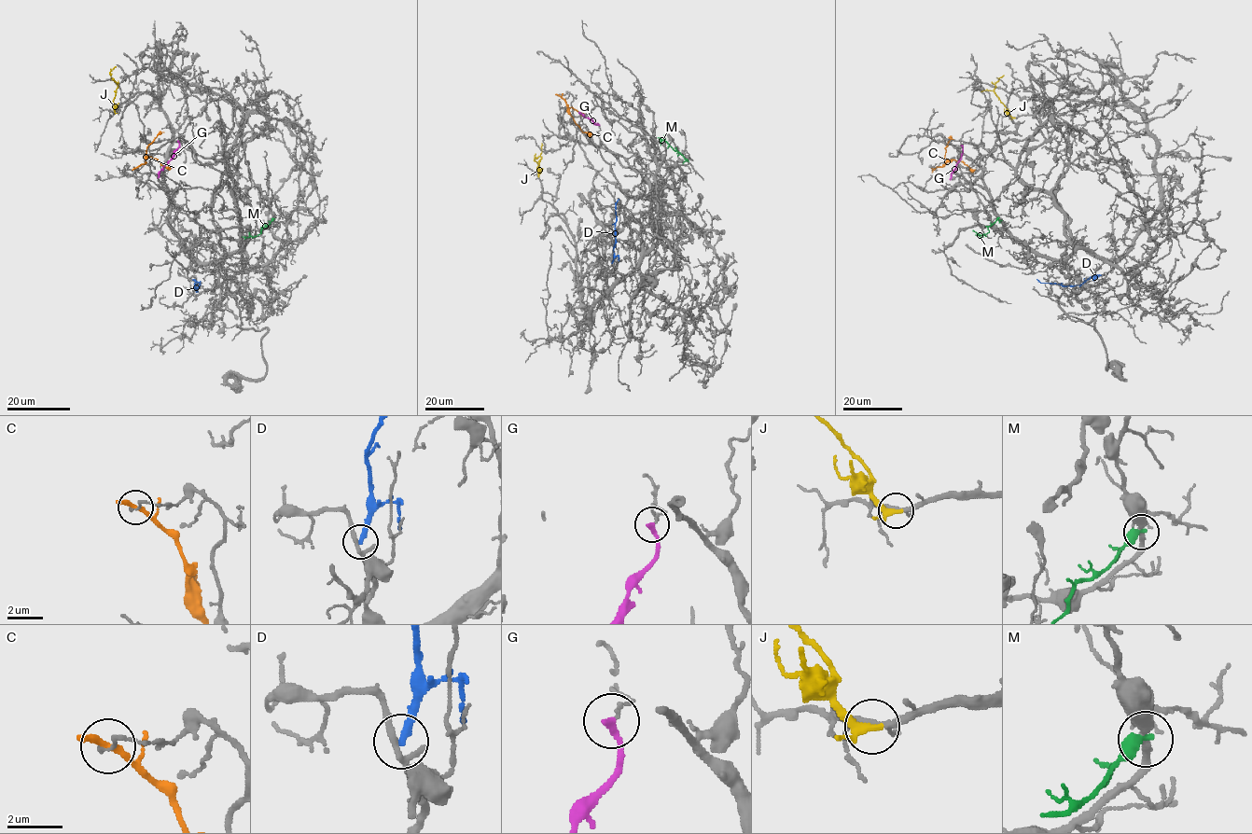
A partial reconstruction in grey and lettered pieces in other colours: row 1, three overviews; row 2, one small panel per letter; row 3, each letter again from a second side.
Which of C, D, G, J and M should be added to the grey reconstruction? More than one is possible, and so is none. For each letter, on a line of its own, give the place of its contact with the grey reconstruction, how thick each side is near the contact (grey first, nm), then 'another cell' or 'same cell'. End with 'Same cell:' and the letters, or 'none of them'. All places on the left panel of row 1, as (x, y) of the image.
C: (135, 168) | 140/240 nm | another cell
D: (193, 280) | 190/300 nm | another cell
G: (178, 141) | 130/280 nm | another cell
J: (115, 111) | 180/220 nm | same cell
M: (274, 218) | 300/300 nm | another cell
Same cell: J

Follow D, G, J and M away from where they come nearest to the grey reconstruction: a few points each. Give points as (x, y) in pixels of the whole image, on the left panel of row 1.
D: (193, 280), (196, 291), (201, 284)
G: (178, 141), (179, 147), (174, 157), (158, 178)
J: (115, 111), (113, 99), (118, 87), (110, 75), (116, 66)
M: (273, 218), (259, 234), (244, 239)

